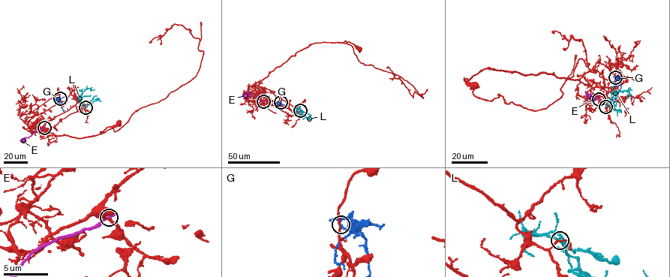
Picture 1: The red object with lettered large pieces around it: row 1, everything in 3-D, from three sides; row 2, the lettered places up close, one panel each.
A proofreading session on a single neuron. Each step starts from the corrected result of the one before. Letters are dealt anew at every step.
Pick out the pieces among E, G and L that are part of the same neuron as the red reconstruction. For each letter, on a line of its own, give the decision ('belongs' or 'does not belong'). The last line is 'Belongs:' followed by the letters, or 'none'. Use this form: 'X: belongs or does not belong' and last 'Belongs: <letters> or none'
E: does not belong
G: does not belong
L: does not belong
Belongs: none

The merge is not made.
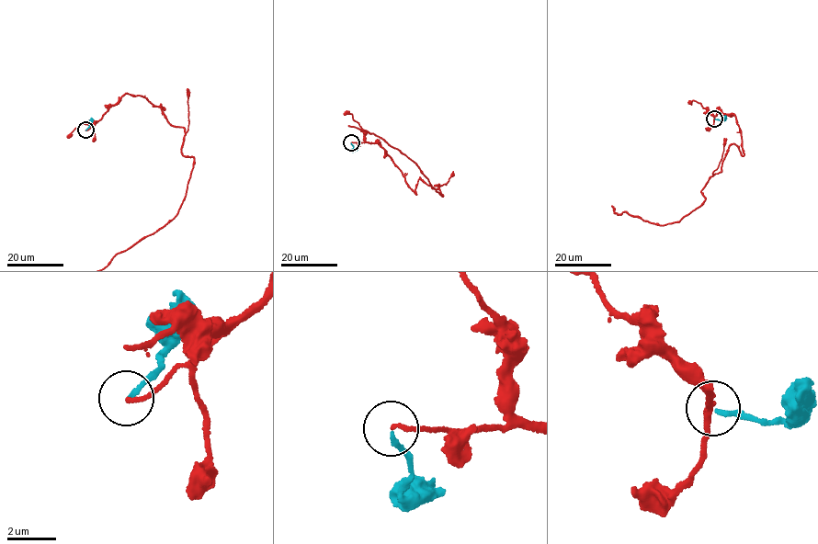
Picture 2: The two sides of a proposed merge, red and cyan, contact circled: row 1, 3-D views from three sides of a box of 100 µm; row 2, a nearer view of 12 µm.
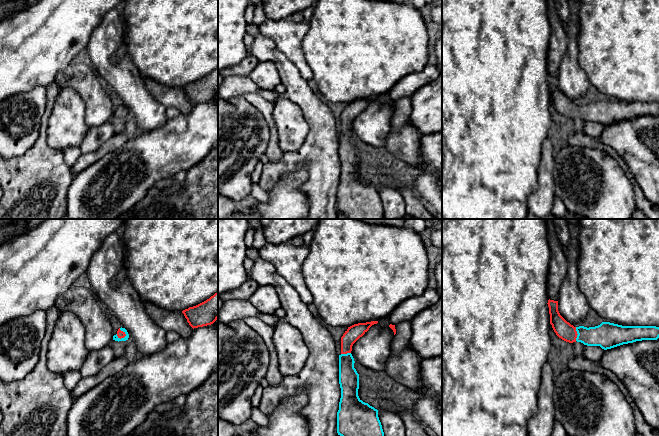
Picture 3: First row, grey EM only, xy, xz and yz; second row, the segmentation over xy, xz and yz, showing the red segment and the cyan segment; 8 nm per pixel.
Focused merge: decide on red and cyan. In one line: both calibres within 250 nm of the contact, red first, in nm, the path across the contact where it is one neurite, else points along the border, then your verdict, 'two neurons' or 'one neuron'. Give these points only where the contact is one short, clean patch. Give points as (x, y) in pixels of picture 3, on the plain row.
60/50 nm | across xy (120, 110), (125, 110), (120, 114), (115, 113) | one neuron

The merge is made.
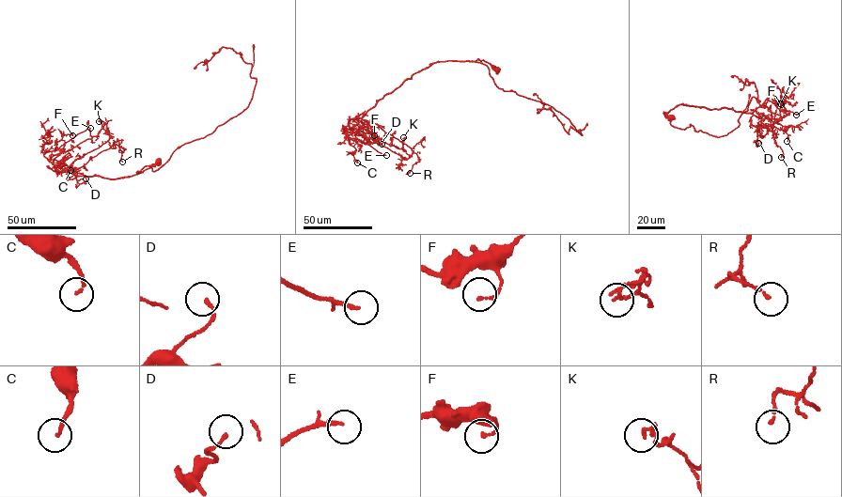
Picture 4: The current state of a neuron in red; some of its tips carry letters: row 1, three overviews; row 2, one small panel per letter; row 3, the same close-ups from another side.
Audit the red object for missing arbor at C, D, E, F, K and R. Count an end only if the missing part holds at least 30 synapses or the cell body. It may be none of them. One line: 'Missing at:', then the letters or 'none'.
Missing at: E

